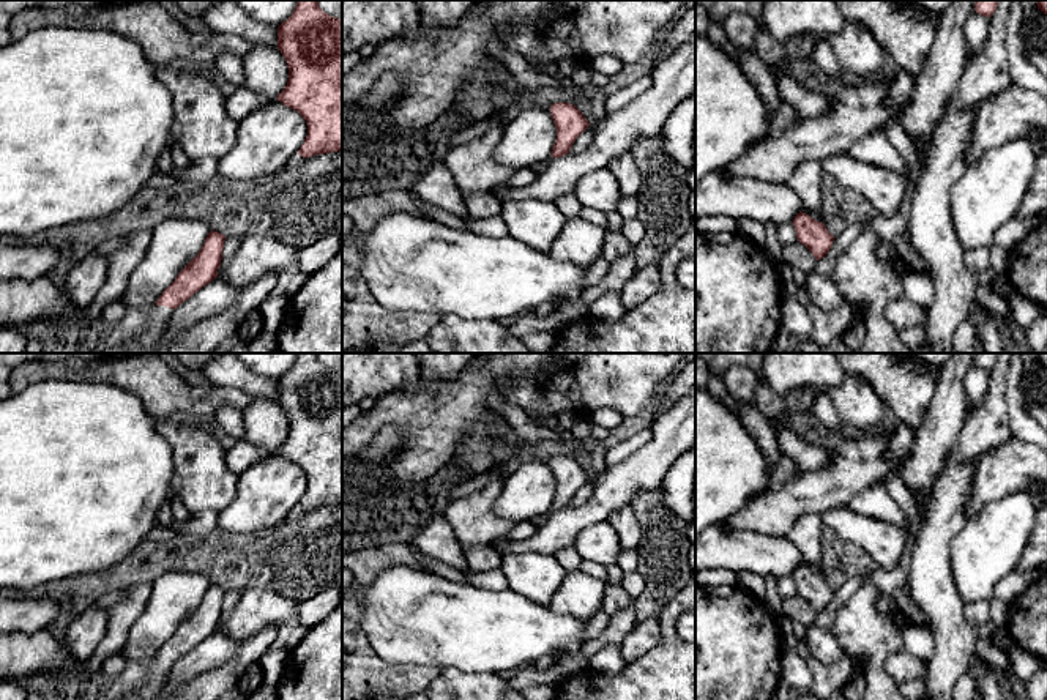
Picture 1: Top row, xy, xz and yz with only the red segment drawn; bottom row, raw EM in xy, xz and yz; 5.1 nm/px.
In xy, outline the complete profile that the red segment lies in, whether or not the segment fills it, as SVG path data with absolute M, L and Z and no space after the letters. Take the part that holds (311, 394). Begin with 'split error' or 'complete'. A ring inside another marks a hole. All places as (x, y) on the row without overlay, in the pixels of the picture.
complete; M298 353L292 369L278 380L278 402L289 421L289 432L278 454L296 464L307 478L298 503L303 511L342 503L342 372L322 364L319 353Z

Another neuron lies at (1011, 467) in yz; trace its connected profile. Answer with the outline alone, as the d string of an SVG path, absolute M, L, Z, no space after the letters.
M1012 437L981 454L973 471L970 498L965 505L967 520L974 517L984 505L1025 490L1034 481L1047 487L1047 452L1038 445Z

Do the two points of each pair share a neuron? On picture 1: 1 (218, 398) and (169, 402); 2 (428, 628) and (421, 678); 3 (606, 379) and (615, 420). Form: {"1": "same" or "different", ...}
{"1": "same", "2": "different", "3": "different"}

